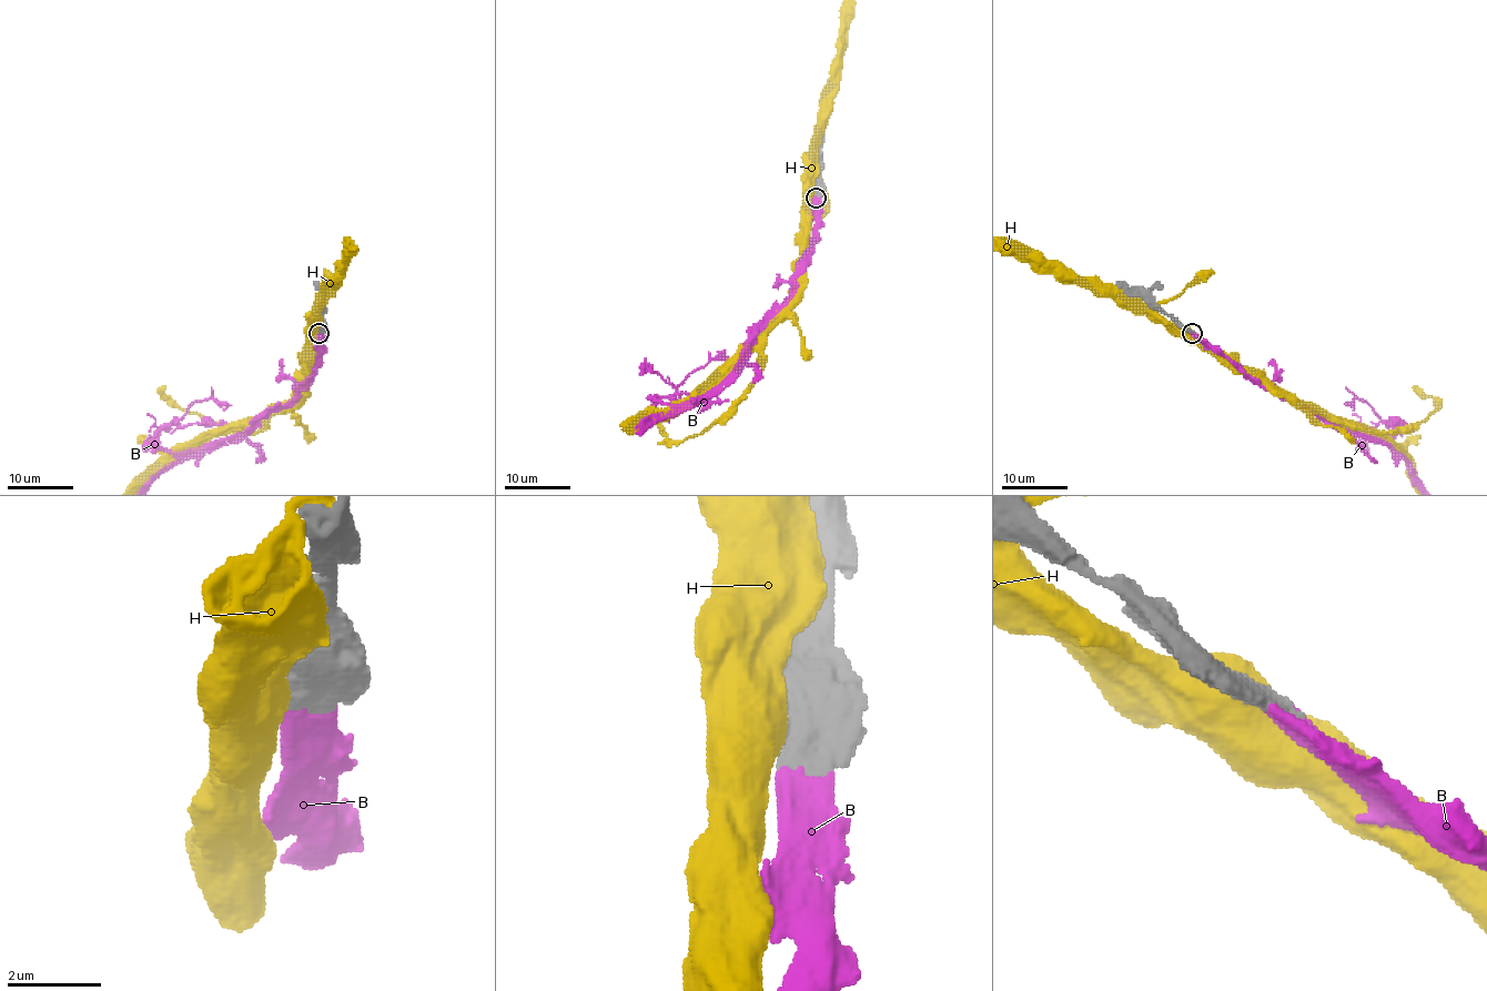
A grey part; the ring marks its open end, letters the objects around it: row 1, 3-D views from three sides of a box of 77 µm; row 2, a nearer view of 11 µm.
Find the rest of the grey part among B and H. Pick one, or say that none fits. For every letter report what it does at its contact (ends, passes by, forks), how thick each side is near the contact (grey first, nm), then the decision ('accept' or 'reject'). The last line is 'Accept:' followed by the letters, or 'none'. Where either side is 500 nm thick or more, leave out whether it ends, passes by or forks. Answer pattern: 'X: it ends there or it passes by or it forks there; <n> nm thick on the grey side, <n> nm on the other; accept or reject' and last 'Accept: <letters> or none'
B: 650 nm thick on the grey side, 600 nm on the other; accept
H: 750 nm thick on the grey side, 800 nm on the other; reject
Accept: B

